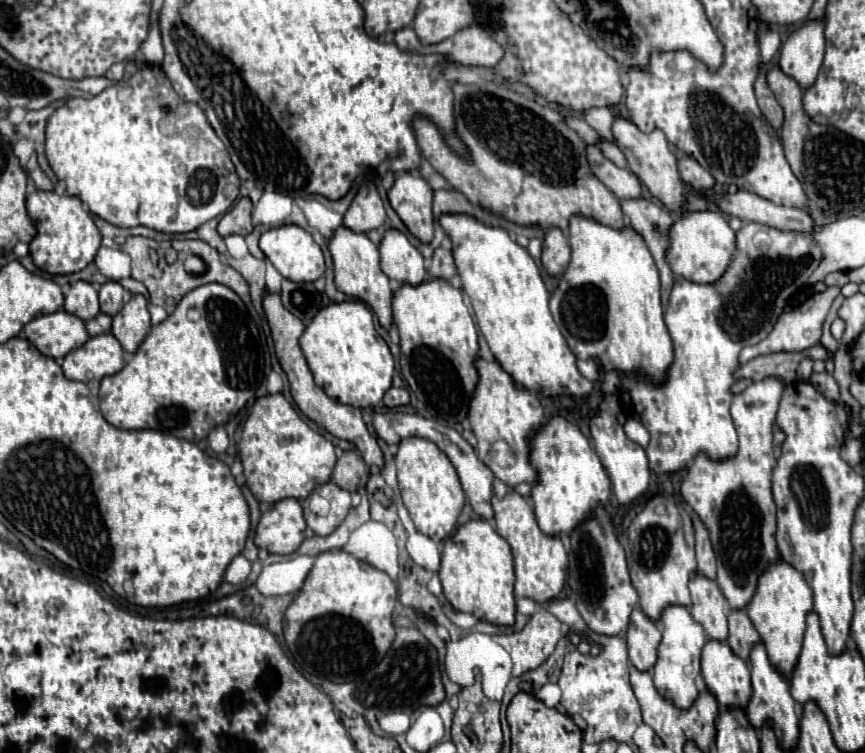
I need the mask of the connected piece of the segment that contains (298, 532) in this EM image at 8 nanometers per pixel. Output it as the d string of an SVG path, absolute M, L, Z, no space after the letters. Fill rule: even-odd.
M297 499L273 503L259 519L255 529L255 545L269 553L295 553L305 539L303 509Z

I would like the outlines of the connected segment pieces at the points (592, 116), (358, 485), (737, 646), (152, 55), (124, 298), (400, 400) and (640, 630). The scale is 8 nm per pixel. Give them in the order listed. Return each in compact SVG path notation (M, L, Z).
M599 107L599 109L589 109L589 111L585 111L585 121L587 121L589 125L593 125L593 129L597 129L597 133L599 133L605 141L615 143L613 131L611 131L613 115L611 115L611 109L609 109L609 107Z
M345 451L335 465L333 479L341 489L353 493L365 487L369 479L369 467L357 451Z
M731 611L729 613L729 637L727 637L729 647L737 657L743 661L749 661L751 649L759 643L759 633L749 621L745 611Z
M155 19L155 21L151 23L149 37L147 37L147 41L143 43L143 47L141 47L141 53L143 53L143 57L147 59L149 65L161 65L161 63L163 63L165 51L163 51L163 43L161 43L159 19Z
M107 281L99 289L101 311L113 317L123 309L123 305L129 301L129 297L131 297L131 293L127 289L123 289L117 281Z
M391 387L385 397L383 397L383 403L385 407L399 407L399 405L407 405L409 403L409 393L407 389L397 389L397 387Z
M639 609L633 611L631 625L627 631L629 661L639 671L651 671L657 663L657 649L661 643L661 627L649 621Z

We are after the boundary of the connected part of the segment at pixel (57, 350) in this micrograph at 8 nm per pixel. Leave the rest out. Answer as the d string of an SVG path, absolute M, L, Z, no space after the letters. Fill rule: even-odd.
M65 309L31 319L23 331L29 343L33 343L45 357L53 359L65 357L89 339L85 323L77 315L65 313Z

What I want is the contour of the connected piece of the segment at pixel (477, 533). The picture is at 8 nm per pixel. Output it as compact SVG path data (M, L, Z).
M473 519L461 525L455 535L445 541L441 553L439 579L443 593L455 611L473 613L495 625L515 623L515 597L513 597L513 557L509 543L495 533L495 529L483 521Z

